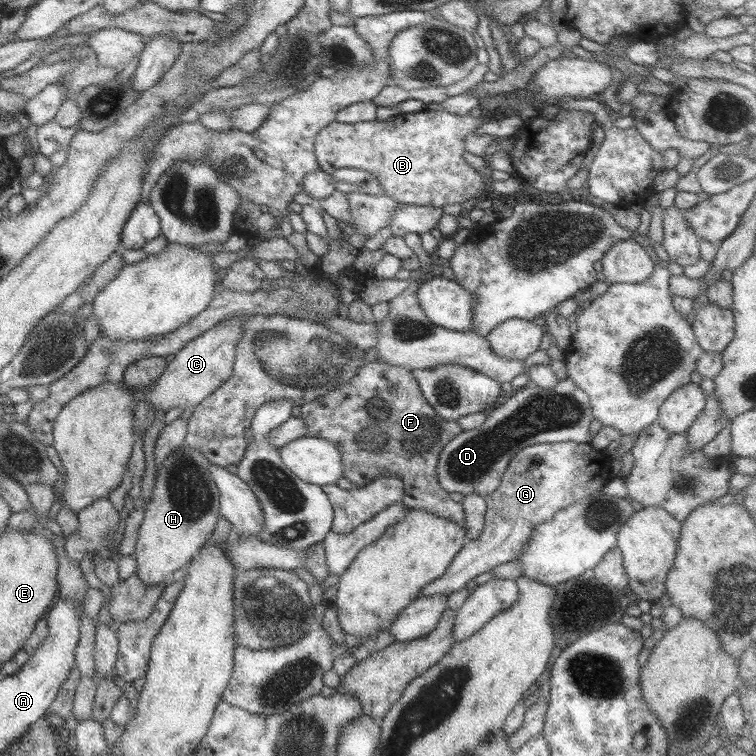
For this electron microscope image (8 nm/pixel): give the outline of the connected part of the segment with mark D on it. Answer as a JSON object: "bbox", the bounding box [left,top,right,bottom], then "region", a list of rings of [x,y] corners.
{"bbox":[435,379,592,496],"region":[[[569,379],[561,380],[551,389],[527,385],[514,389],[507,398],[486,411],[483,425],[461,431],[439,452],[435,465],[437,484],[445,492],[459,492],[463,496],[491,494],[513,454],[533,444],[553,444],[559,442],[590,442],[589,424],[592,415],[584,393]]]}

